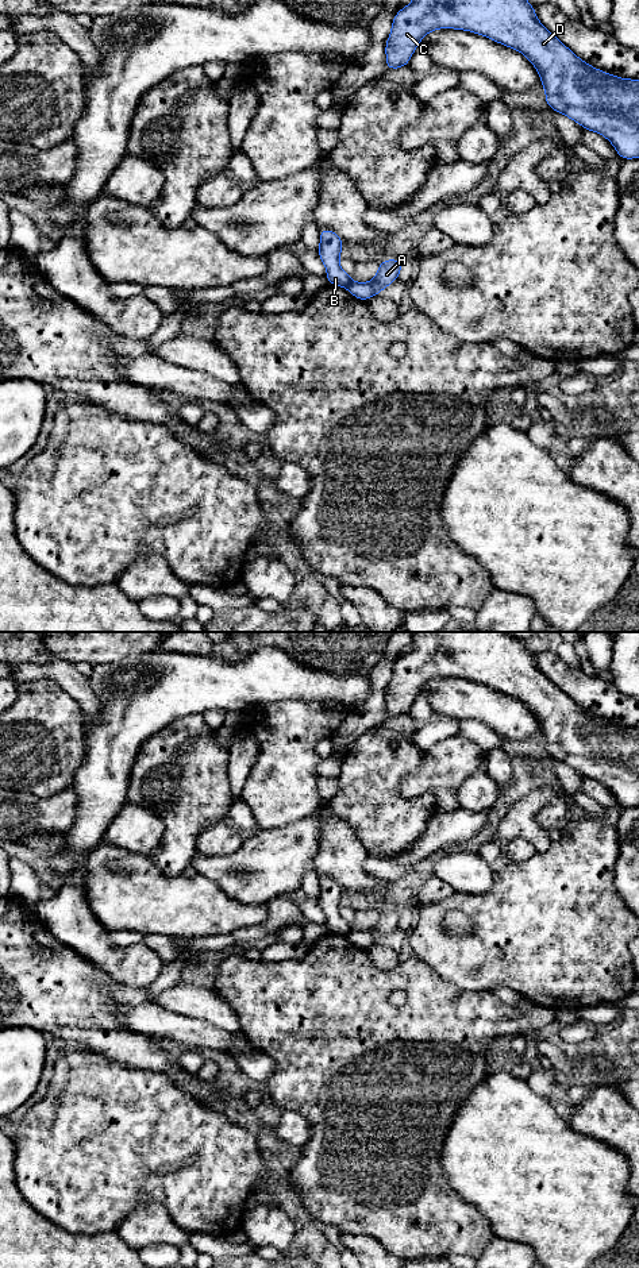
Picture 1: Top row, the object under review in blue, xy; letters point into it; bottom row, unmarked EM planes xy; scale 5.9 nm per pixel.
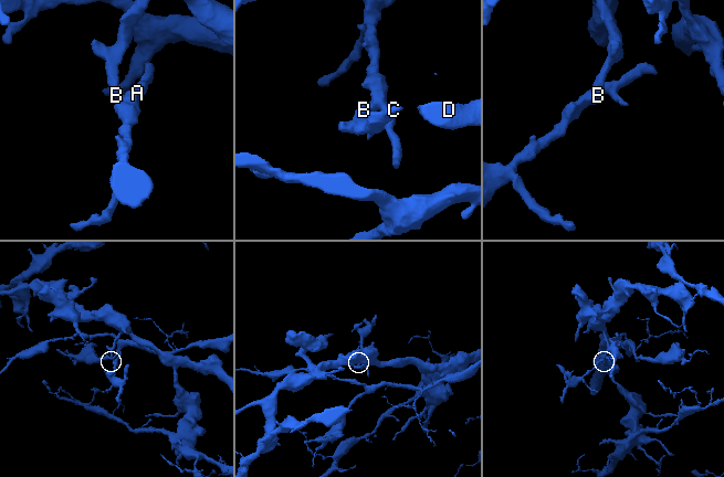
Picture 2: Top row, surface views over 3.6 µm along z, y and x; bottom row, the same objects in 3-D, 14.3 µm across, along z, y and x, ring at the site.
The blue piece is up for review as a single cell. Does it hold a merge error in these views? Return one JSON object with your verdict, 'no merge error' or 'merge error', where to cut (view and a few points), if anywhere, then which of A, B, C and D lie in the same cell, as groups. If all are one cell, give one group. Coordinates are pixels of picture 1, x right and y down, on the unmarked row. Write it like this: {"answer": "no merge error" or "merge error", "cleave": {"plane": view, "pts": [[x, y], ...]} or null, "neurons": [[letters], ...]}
{"answer": "merge error", "cleave": {"plane": "xy", "pts": [[351, 929], [346, 936]]}, "neurons": [["A"], ["B", "C", "D"]]}

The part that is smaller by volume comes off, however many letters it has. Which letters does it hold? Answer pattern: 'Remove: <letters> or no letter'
Remove: A

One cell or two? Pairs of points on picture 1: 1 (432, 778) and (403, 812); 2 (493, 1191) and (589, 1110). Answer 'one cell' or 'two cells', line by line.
1: two cells
2: two cells

